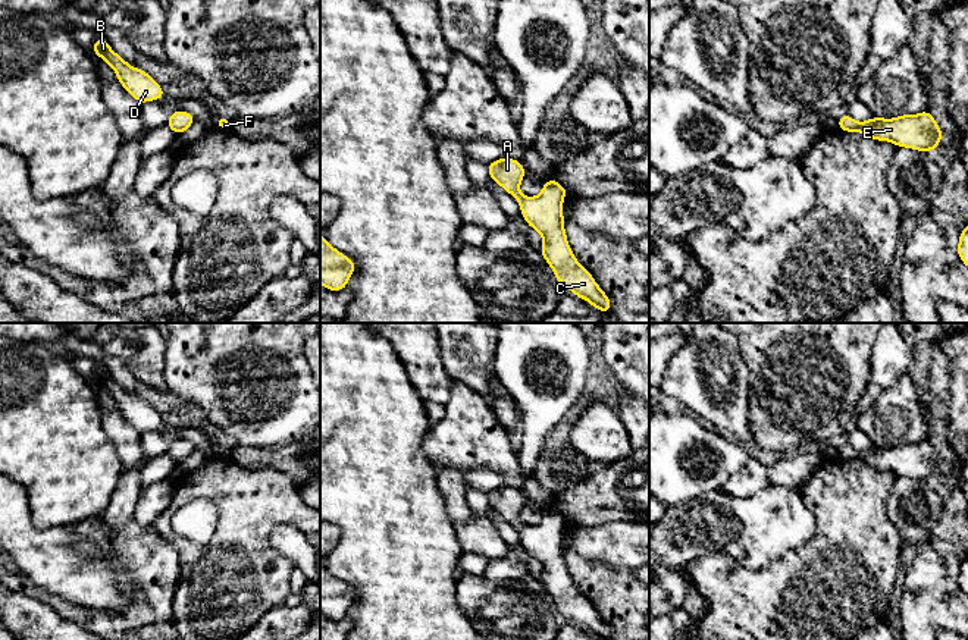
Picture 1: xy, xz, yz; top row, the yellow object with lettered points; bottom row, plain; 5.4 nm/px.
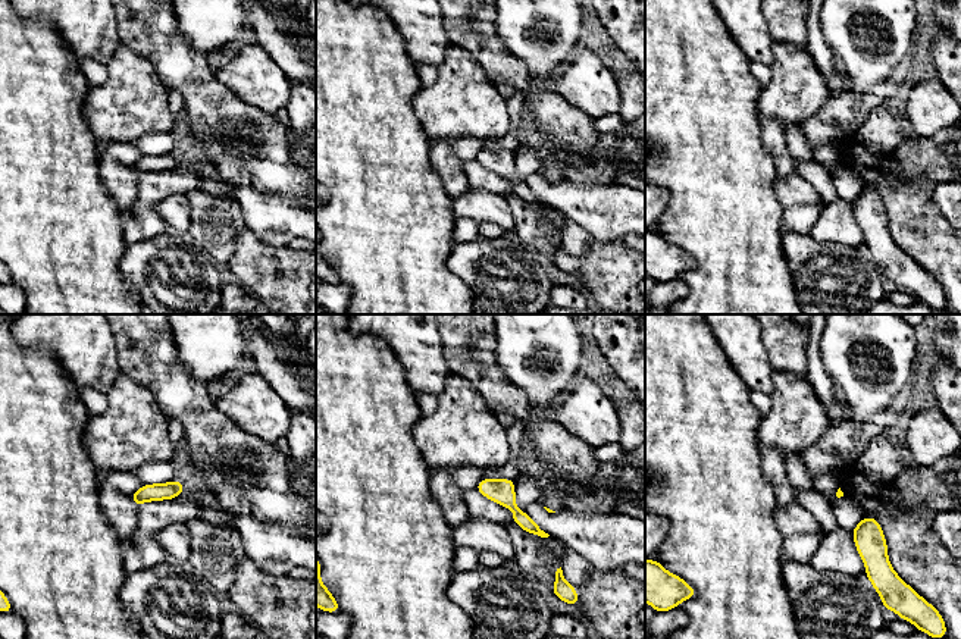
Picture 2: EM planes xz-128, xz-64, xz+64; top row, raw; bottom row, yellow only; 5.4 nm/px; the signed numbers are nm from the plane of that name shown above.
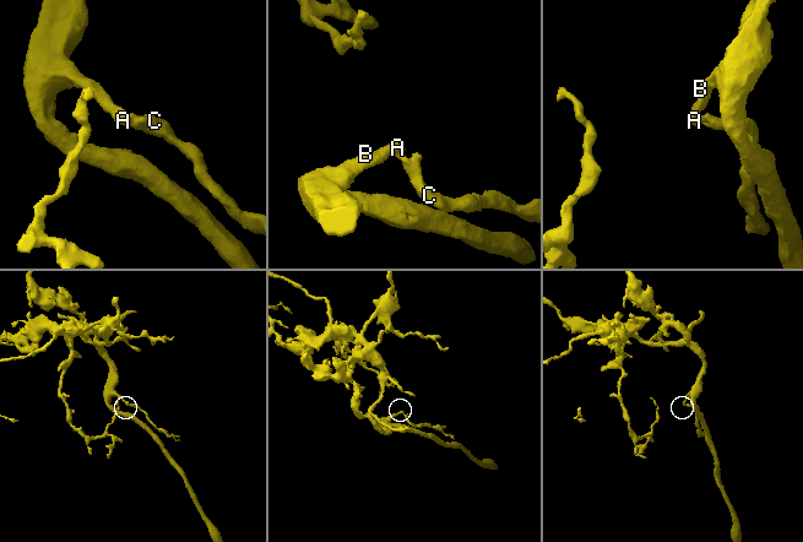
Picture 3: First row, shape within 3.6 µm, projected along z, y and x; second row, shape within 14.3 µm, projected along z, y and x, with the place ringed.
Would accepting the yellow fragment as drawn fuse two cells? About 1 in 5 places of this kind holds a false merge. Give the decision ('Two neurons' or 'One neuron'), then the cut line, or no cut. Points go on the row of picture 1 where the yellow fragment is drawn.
One neuron. No split

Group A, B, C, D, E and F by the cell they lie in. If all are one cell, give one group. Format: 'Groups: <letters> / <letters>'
Groups: A B C D E F

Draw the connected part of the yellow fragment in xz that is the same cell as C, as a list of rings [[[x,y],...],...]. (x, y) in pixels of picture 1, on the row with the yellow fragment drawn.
[[[502,157],[488,163],[492,181],[513,195],[520,206],[526,223],[542,235],[539,251],[555,274],[555,280],[571,291],[576,297],[588,301],[595,310],[608,314],[611,299],[595,282],[590,272],[583,267],[567,242],[564,230],[563,200],[567,189],[555,179],[543,182],[536,197],[524,197],[520,192],[520,182],[526,176],[520,160]]]

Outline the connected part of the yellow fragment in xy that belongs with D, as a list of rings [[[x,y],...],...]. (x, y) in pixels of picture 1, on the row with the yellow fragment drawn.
[[[103,38],[94,41],[94,56],[103,57],[106,63],[116,72],[119,84],[140,103],[163,98],[166,94],[147,72],[132,68],[118,53],[112,50]]]

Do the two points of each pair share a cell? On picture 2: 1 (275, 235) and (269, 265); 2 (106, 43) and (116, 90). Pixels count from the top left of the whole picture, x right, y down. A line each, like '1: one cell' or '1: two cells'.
1: two cells
2: two cells

